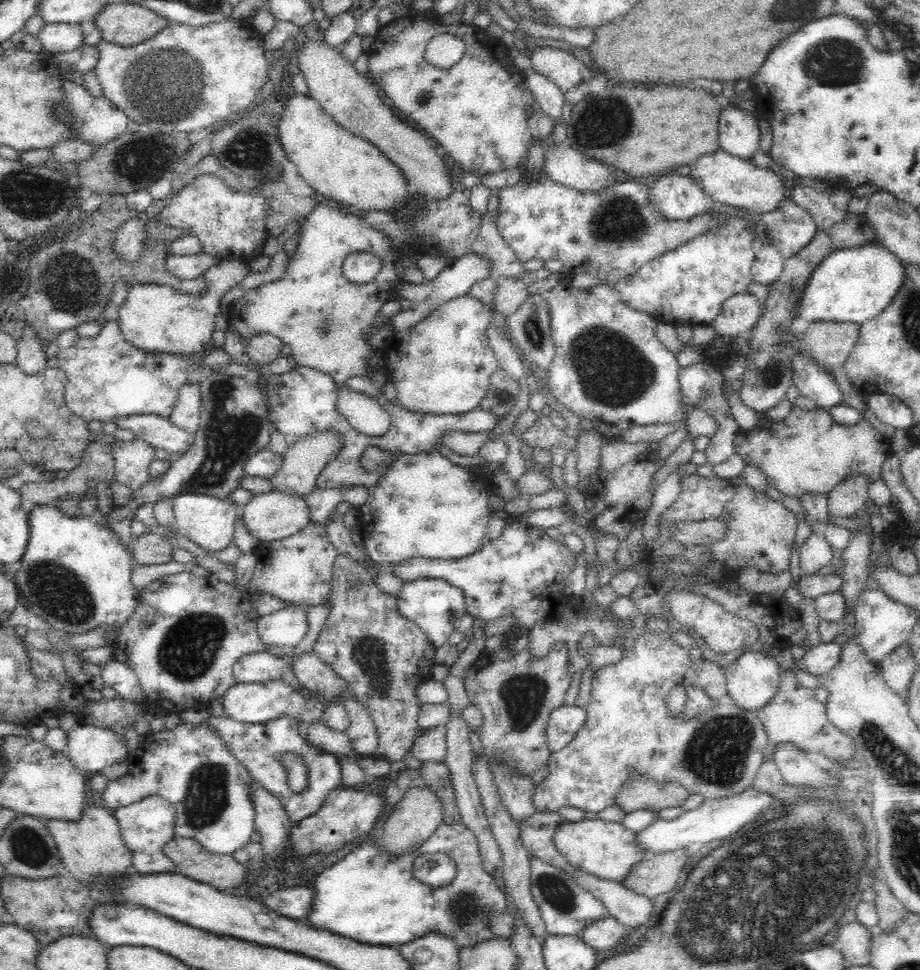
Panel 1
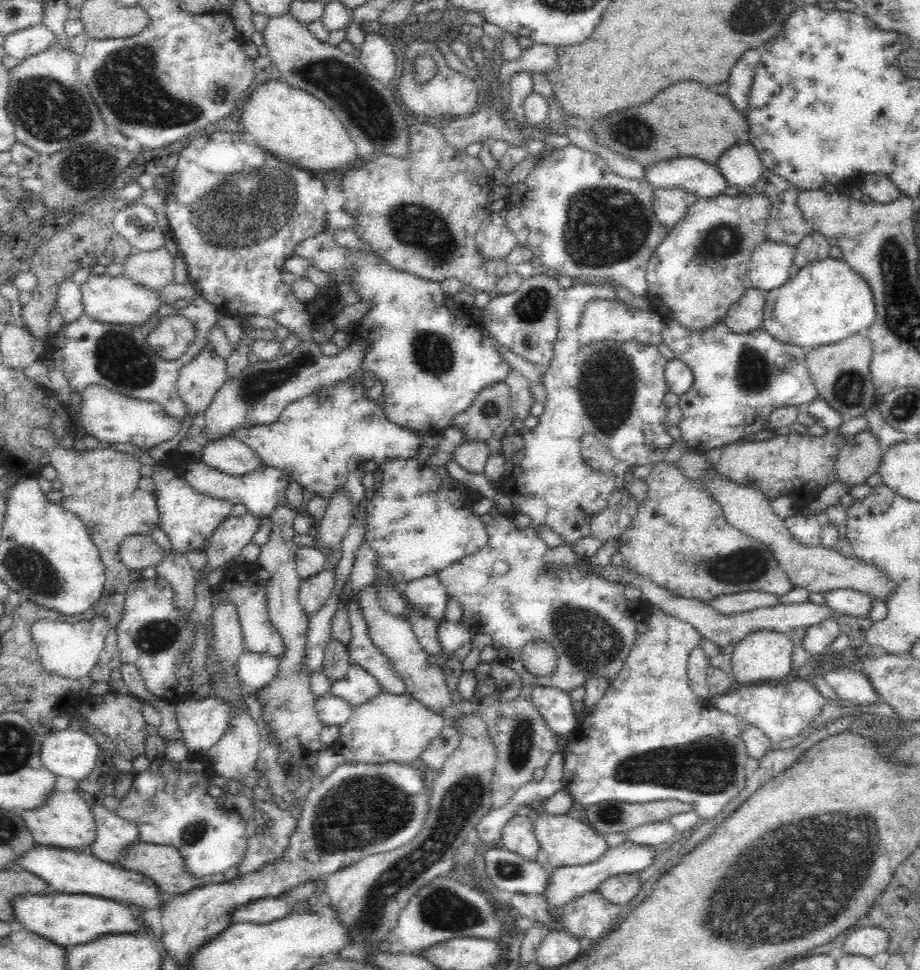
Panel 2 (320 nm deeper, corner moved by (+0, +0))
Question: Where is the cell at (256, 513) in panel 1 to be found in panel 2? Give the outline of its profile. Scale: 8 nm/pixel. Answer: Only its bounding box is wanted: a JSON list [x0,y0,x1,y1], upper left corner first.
[201,513,260,572]

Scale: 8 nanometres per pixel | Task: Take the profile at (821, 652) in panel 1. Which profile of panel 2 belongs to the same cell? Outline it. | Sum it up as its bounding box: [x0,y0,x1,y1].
[707,679,827,742]

